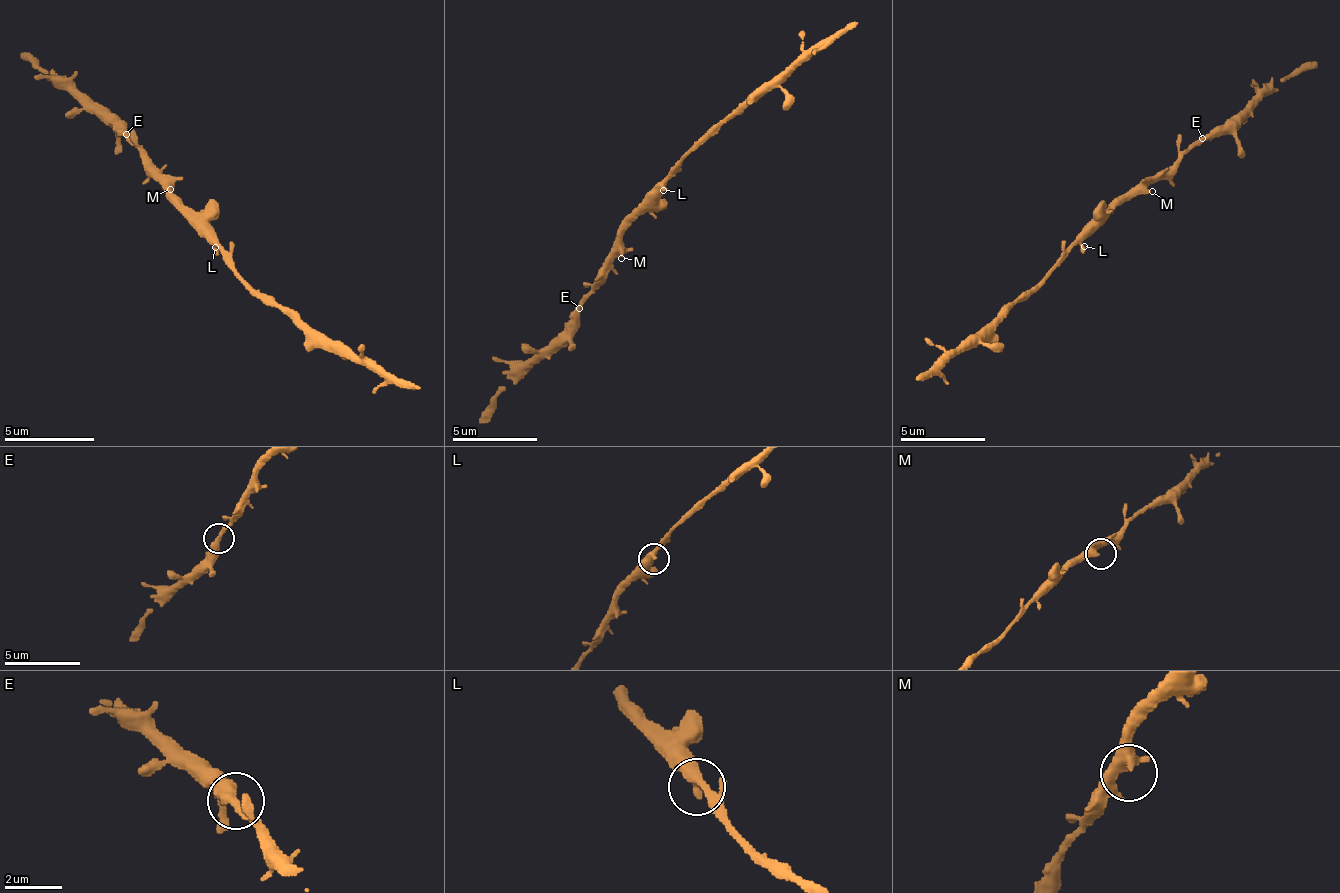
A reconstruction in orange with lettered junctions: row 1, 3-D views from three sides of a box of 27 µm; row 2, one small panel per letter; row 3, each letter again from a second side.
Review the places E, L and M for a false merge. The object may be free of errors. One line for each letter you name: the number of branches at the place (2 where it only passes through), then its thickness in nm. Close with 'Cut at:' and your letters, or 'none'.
Cut at: none

